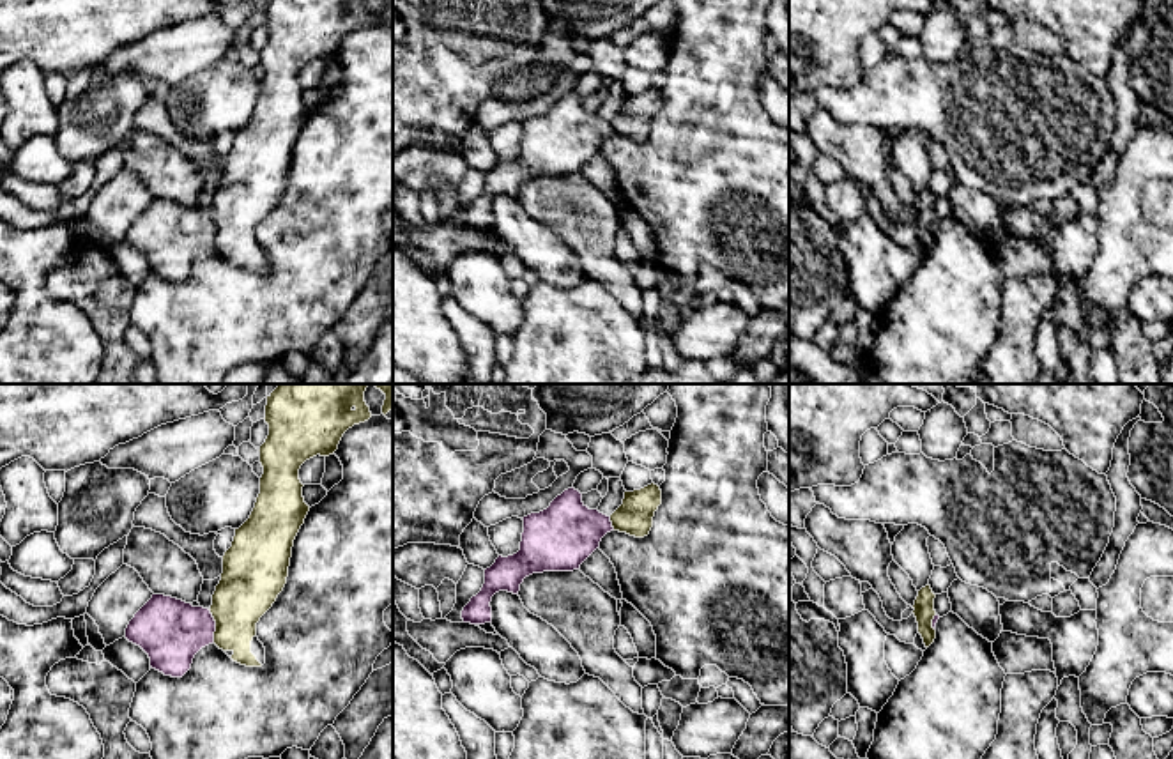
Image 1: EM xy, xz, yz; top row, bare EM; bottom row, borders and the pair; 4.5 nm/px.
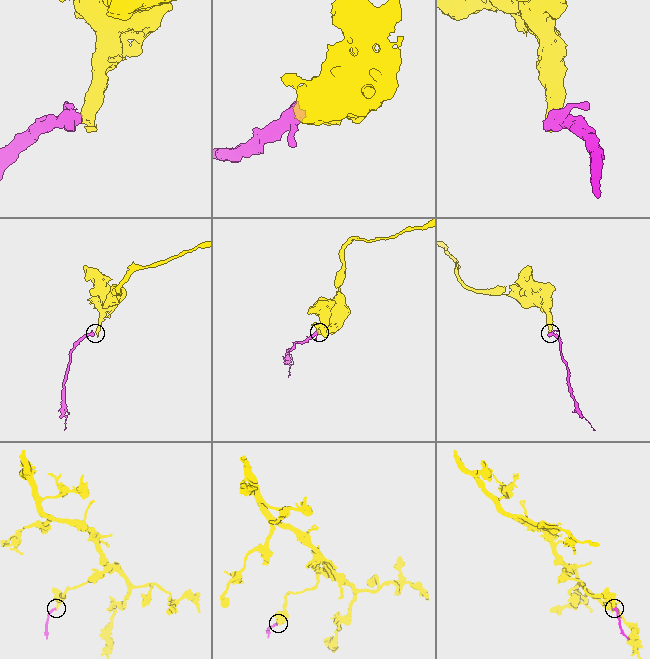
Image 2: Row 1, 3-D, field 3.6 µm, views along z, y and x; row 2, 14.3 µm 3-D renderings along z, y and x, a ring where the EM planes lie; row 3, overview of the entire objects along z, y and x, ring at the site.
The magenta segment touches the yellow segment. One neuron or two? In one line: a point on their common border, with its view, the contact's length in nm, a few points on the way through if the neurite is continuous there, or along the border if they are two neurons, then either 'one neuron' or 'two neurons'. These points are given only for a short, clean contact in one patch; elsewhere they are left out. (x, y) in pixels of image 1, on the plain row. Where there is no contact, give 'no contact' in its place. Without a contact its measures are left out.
meets magenta in xy at (214, 229); contact 160 nm long; border along xy (207, 213), (214, 225), (214, 245); two neurons

